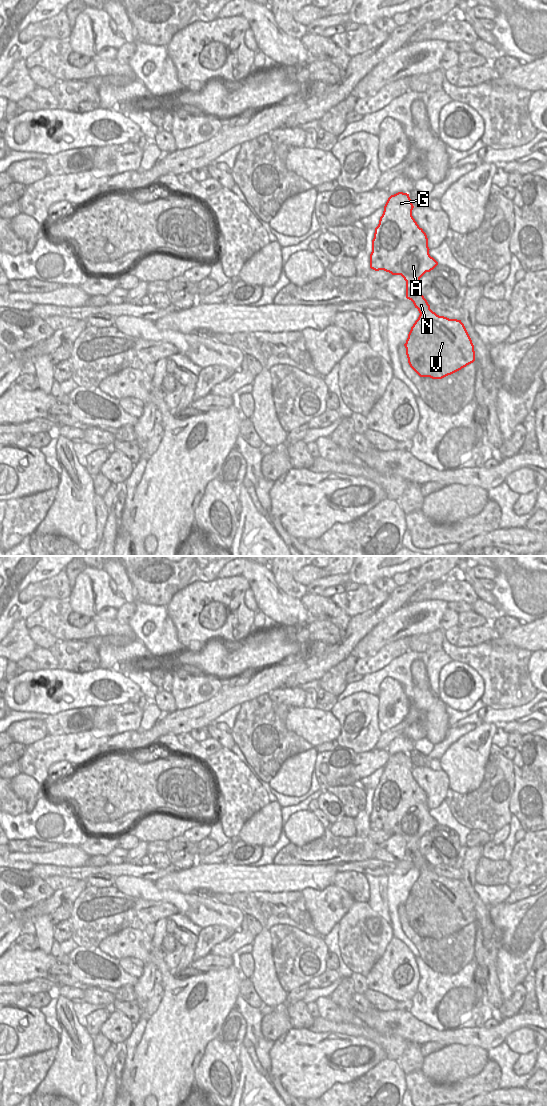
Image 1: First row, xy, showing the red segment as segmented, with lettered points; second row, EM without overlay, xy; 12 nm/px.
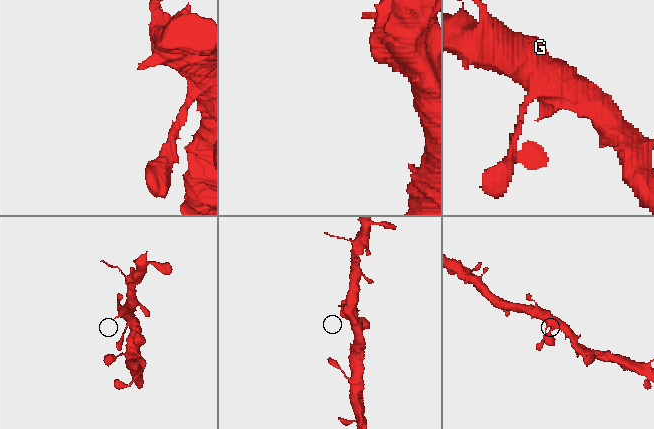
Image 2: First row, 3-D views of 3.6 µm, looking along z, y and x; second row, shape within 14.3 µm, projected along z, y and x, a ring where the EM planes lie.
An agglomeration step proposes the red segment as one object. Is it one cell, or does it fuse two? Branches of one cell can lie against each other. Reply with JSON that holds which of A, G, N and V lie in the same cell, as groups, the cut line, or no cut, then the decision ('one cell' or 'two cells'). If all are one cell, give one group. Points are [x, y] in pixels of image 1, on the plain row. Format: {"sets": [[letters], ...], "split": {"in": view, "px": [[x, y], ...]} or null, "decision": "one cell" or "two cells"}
{"sets": [["A", "G", "N", "V"]], "split": null, "decision": "one cell"}

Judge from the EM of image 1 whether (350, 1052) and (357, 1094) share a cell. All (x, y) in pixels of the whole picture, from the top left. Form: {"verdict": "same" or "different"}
{"verdict": "different"}

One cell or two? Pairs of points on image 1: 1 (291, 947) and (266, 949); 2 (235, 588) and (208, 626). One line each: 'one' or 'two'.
1: two
2: one

